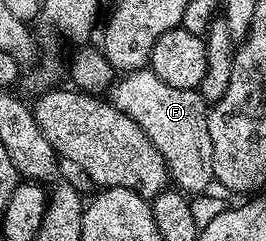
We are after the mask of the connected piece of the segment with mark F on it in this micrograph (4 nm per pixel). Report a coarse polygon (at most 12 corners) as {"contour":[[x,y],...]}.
{"contour":[[146,67],[109,103],[149,134],[178,191],[215,180],[209,104]]}

